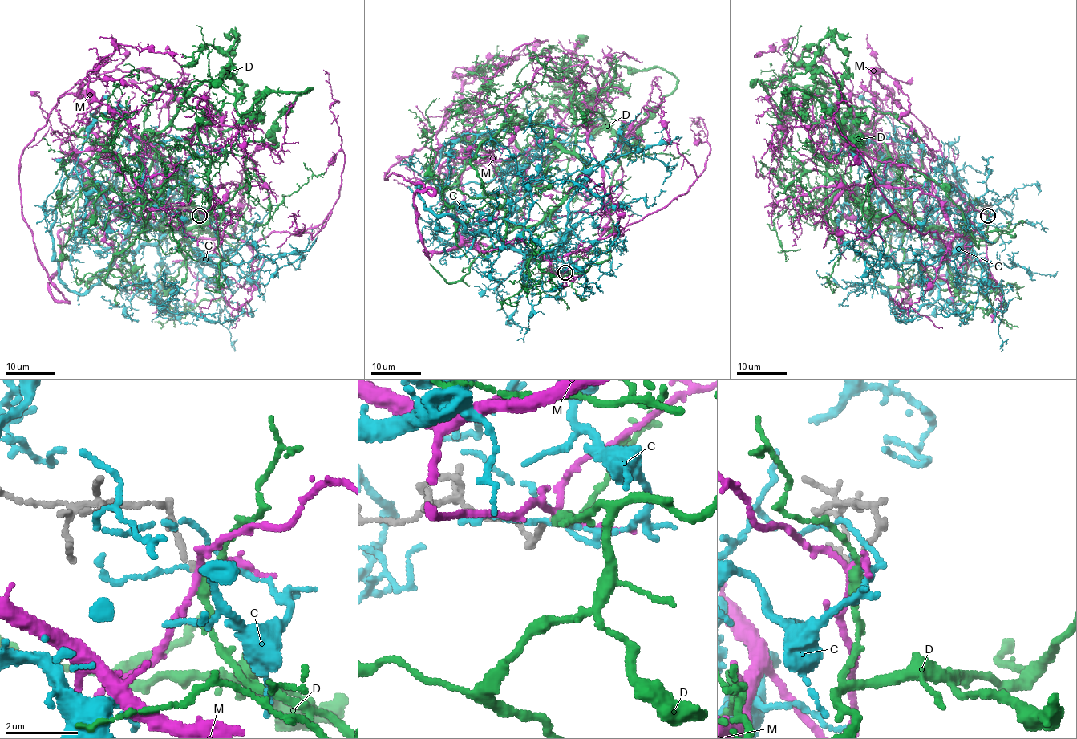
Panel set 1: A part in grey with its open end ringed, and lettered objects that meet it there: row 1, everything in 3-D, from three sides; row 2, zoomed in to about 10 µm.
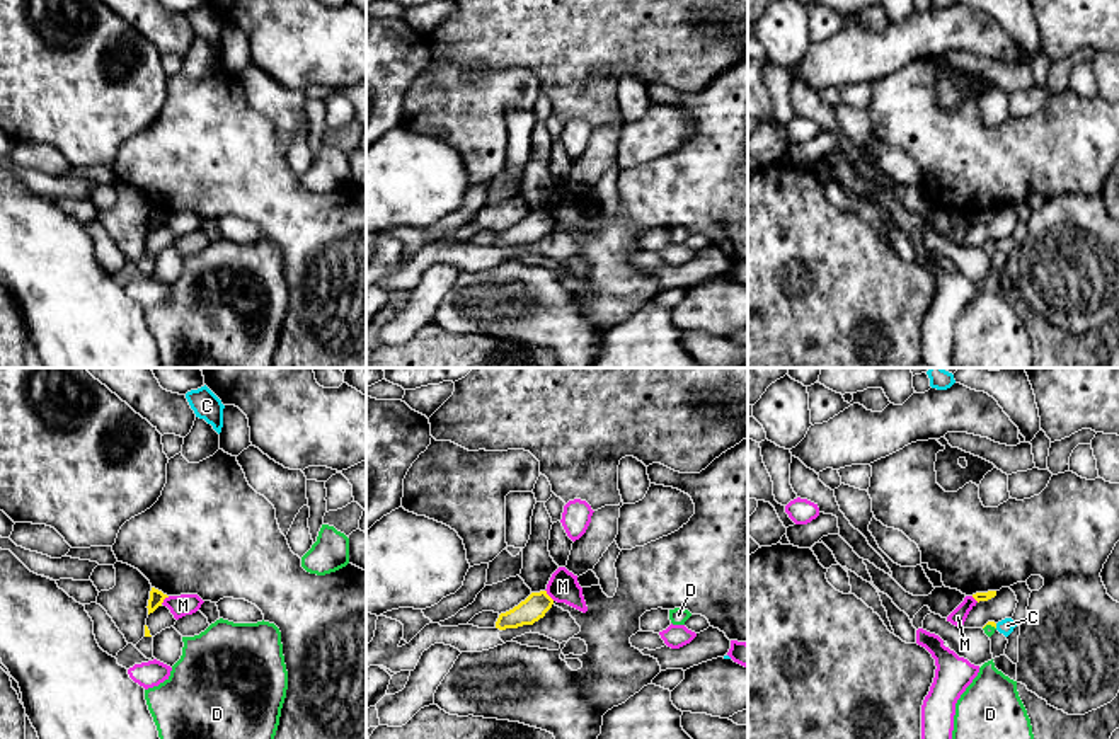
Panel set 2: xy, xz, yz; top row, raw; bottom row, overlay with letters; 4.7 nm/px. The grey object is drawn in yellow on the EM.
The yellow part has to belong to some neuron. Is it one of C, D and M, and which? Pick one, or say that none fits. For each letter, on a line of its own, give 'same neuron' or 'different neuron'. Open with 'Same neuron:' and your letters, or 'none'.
Same neuron: D
C: different neuron
D: same neuron
M: different neuron

